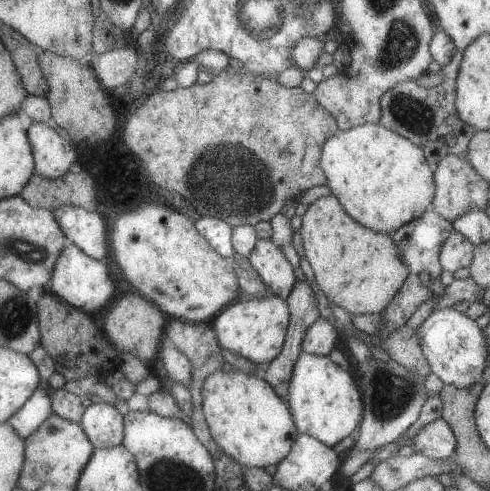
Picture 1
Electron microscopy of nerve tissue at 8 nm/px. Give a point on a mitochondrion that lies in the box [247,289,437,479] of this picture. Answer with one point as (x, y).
(389, 393)

